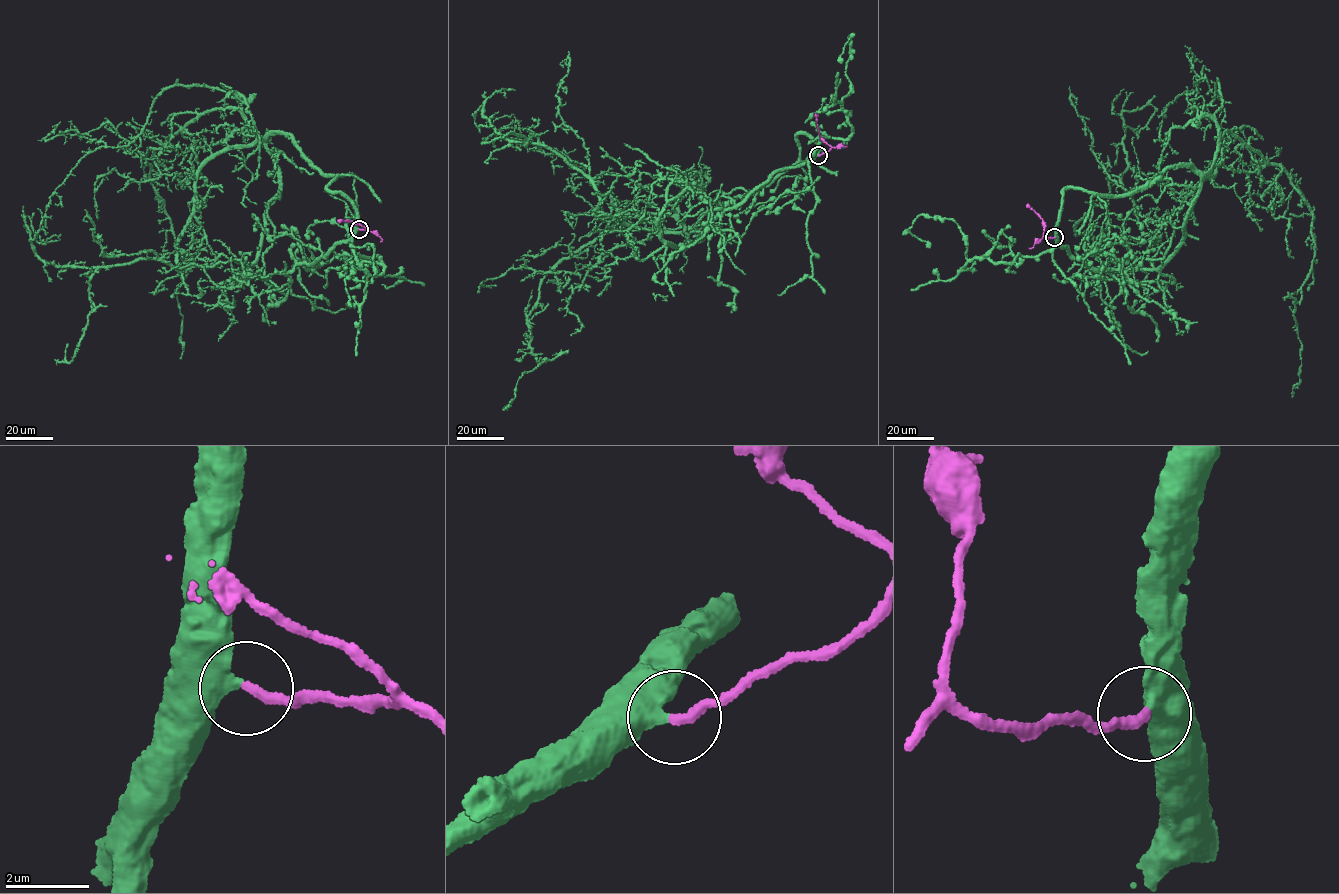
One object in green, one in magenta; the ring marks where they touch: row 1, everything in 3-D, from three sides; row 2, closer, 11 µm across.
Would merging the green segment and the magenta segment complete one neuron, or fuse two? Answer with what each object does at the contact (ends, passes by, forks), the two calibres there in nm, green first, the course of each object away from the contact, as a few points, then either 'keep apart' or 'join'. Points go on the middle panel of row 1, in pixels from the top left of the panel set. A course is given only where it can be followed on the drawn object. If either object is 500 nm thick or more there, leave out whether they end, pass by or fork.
calibres 550 and 240 nm; course green (818, 155), (800, 133), (791, 166), (691, 226), (631, 215), (561, 259), (526, 323), (546, 361), (503, 409); course magenta (818, 155), (831, 147), (823, 142), (815, 113); join

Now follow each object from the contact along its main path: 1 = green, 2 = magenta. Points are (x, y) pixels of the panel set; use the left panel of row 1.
1: (358, 229), (327, 187), (337, 174), (236, 109), (149, 149), (191, 256), (181, 359)
2: (359, 229), (367, 229), (351, 221), (339, 220)

